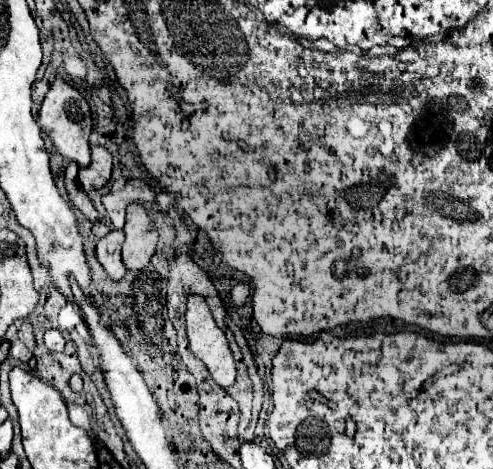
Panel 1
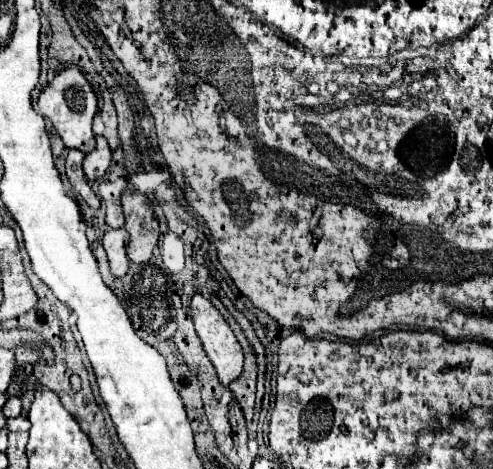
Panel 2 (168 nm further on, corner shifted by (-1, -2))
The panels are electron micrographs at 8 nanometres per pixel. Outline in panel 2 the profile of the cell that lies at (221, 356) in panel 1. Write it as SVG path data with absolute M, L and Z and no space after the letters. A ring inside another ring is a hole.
M194 294L190 302L190 314L196 326L196 334L204 346L204 352L216 368L220 384L228 386L242 372L242 348L232 334L220 312L202 294Z

